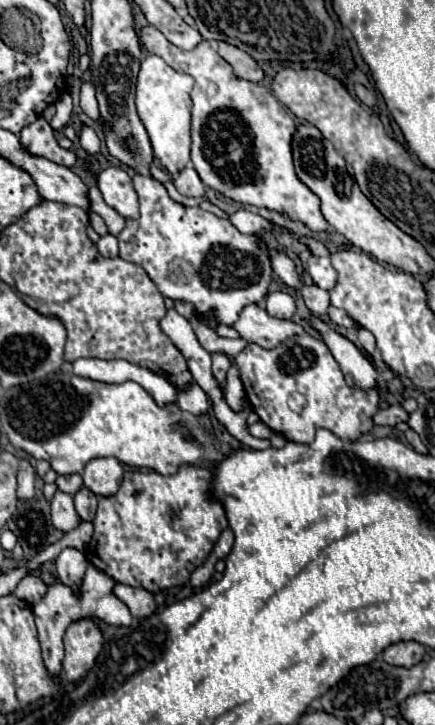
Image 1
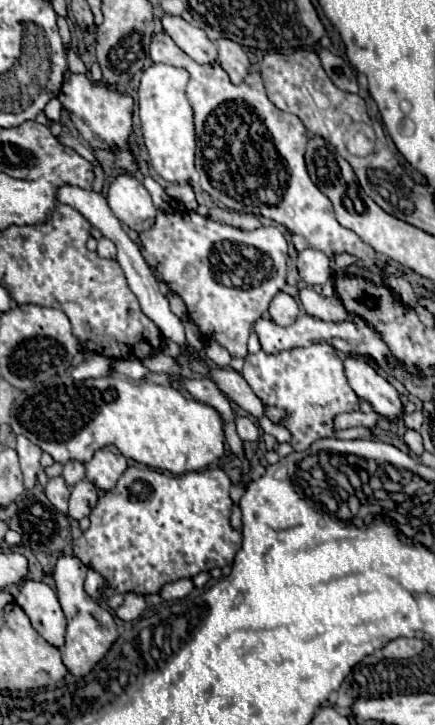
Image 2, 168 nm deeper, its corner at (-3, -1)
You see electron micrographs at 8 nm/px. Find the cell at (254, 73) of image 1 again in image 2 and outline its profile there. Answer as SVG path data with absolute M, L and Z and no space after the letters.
M217 40L215 44L219 50L219 56L217 56L219 64L225 68L225 72L229 74L233 84L241 84L251 70L245 50L233 40Z

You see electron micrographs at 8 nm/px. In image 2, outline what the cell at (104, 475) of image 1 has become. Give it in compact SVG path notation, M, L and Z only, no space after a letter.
M105 446L95 452L91 462L85 464L85 478L93 482L97 488L107 492L117 486L117 480L125 470L127 470L125 456L117 448Z

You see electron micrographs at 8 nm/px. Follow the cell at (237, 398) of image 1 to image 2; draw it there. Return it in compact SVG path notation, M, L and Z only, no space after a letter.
M239 416L237 418L237 434L241 440L249 440L249 442L257 442L259 440L259 426L253 424L251 418L245 418L245 416Z

